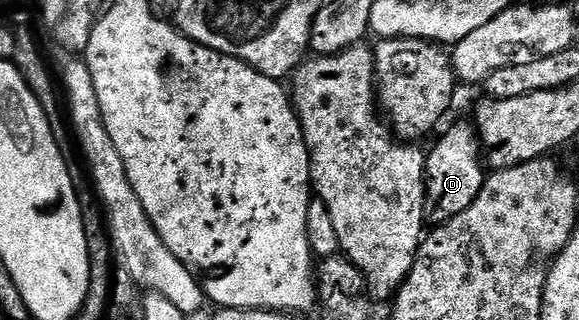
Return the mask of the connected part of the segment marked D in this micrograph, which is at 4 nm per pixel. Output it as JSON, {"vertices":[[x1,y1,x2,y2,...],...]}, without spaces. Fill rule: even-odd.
{"vertices":[[469,122,450,127,438,139,434,148,429,148,426,156,426,213,425,222,441,225,455,219,480,193,487,172,480,154,478,132],[467,123,467,124,466,124]]}

